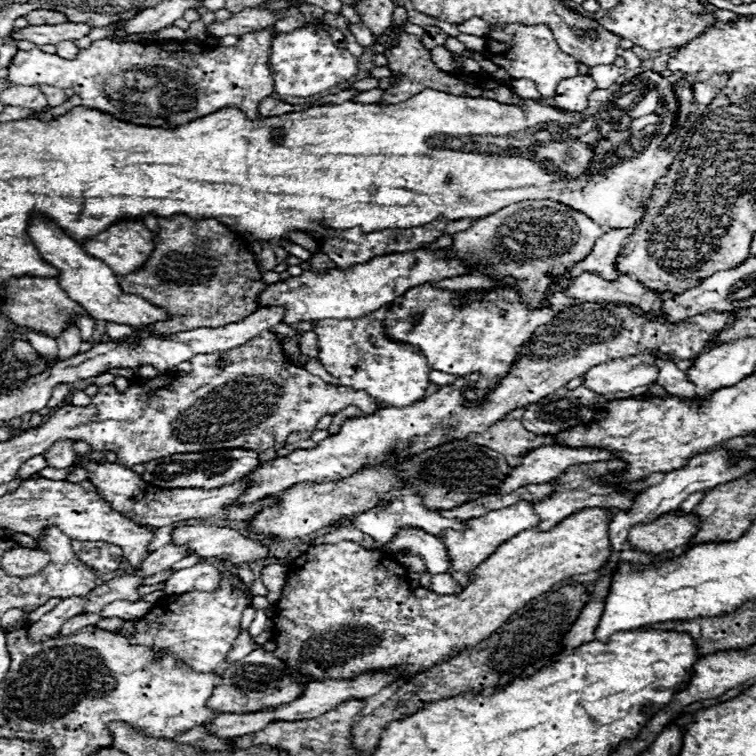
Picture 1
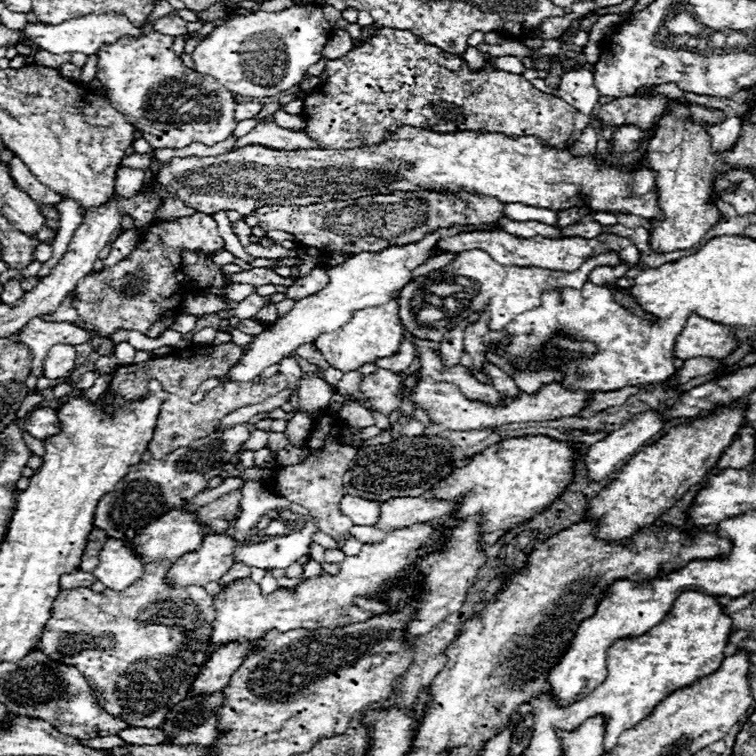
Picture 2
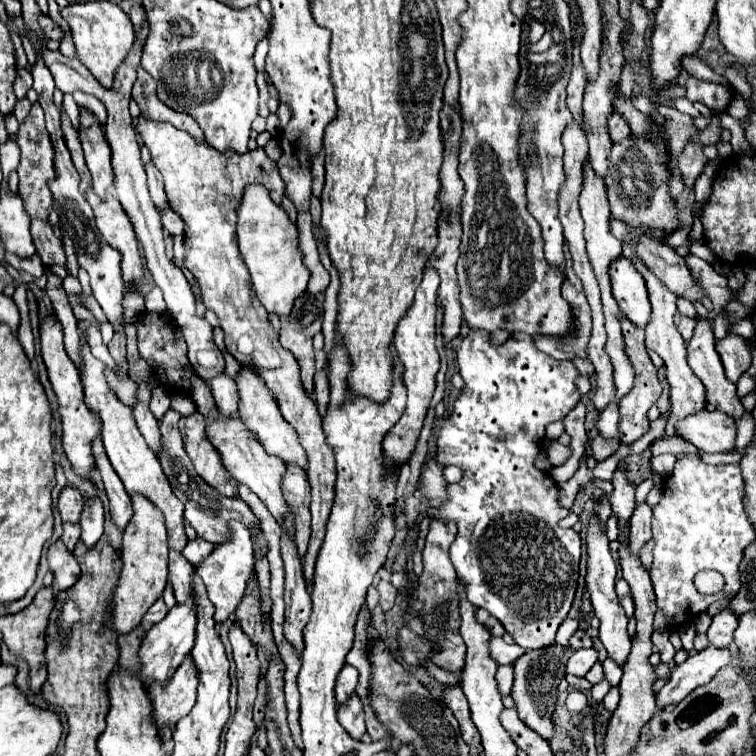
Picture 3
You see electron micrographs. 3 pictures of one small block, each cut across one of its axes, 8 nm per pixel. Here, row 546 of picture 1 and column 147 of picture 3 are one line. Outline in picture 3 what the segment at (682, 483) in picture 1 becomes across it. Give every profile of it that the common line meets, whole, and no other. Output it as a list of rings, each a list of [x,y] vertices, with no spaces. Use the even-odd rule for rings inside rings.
[[[158,598],[158,600],[154,602],[154,606],[150,606],[150,610],[146,612],[144,622],[148,622],[148,624],[156,624],[156,622],[160,622],[160,620],[166,616],[166,612],[168,612],[168,608],[166,608],[164,600]]]

